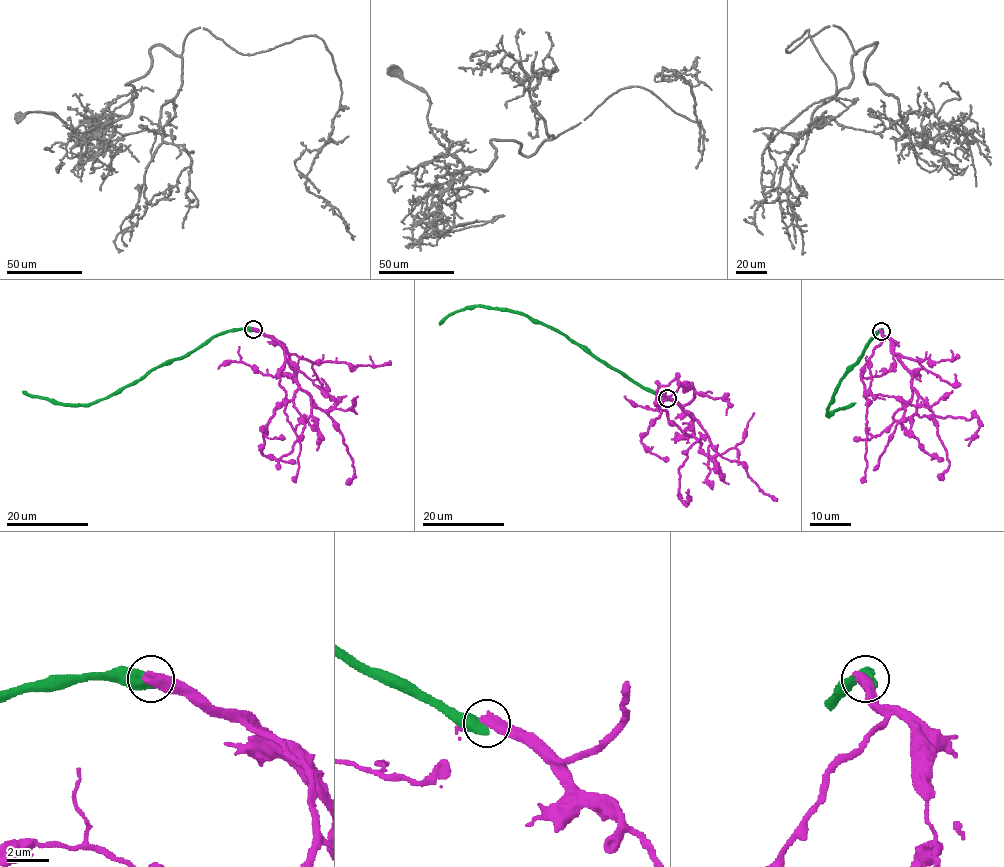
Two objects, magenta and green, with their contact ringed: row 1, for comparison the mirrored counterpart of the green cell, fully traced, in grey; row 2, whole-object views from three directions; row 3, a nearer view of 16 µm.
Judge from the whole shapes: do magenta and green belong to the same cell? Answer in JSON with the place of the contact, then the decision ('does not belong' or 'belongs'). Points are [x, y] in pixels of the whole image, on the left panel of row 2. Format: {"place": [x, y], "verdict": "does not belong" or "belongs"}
{"place": [253, 329], "verdict": "does not belong"}

